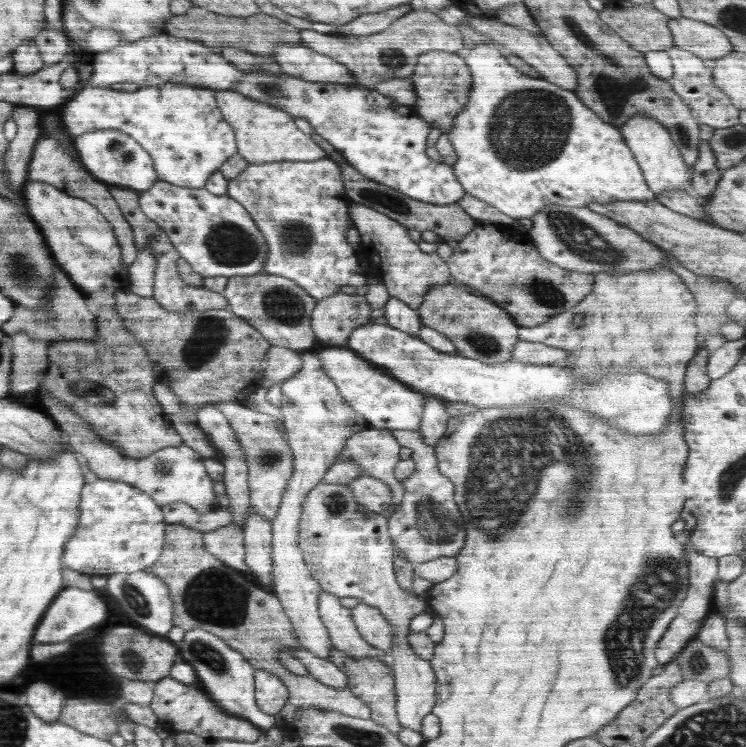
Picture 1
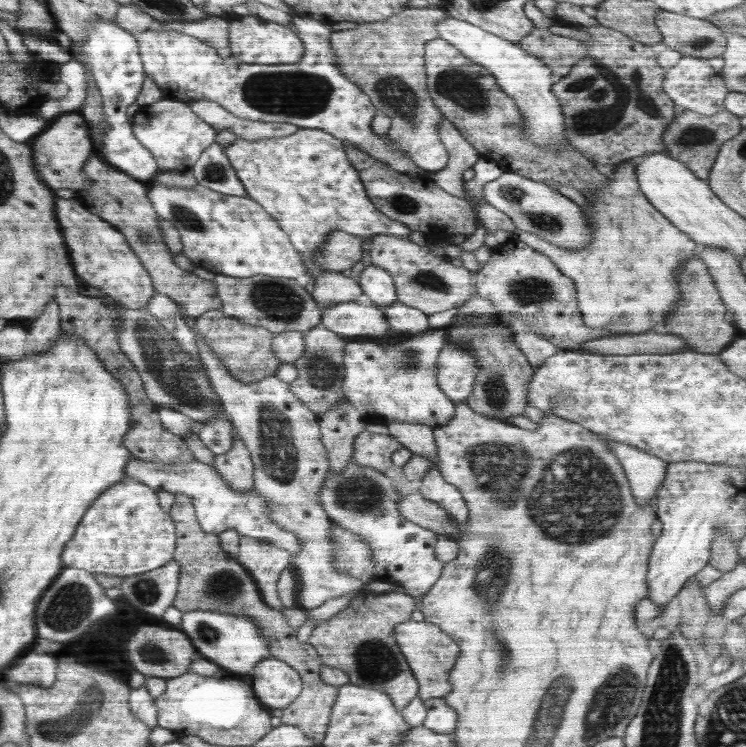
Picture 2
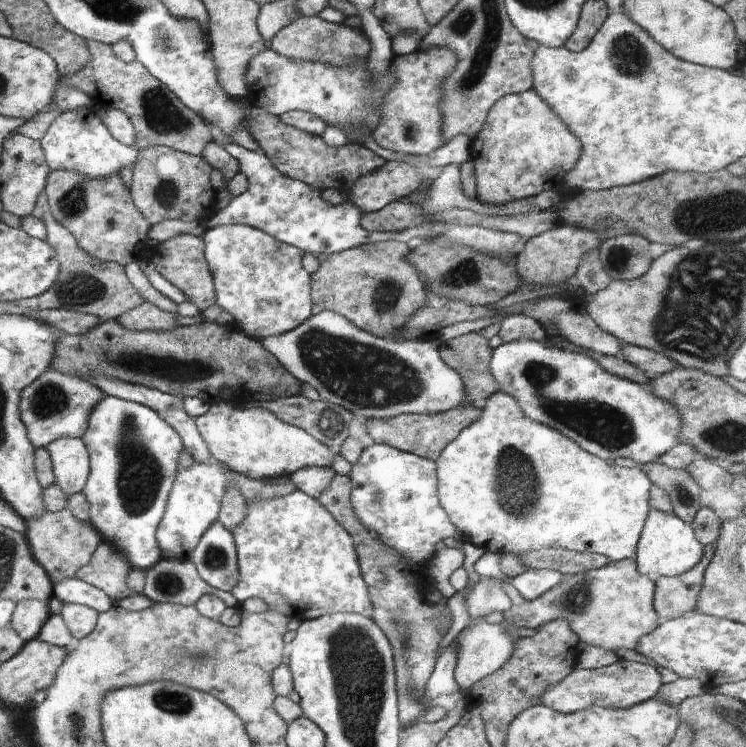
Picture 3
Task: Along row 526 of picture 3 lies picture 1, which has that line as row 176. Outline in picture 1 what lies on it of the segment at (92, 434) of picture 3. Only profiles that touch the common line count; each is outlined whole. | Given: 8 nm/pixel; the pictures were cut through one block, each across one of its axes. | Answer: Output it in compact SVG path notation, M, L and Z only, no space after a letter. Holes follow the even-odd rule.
M114 129L95 130L74 137L72 141L80 164L96 180L102 181L107 186L127 188L140 194L159 180L153 159L125 132Z

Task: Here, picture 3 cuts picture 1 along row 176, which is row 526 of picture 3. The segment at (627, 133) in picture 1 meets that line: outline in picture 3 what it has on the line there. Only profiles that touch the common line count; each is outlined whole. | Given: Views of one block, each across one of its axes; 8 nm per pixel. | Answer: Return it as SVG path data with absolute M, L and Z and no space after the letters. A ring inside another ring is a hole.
M650 508L637 544L634 558L637 562L637 569L640 574L649 576L652 579L659 576L677 577L678 575L684 574L687 570L690 570L693 566L696 566L704 556L705 546L696 538L691 525L674 514L669 515Z

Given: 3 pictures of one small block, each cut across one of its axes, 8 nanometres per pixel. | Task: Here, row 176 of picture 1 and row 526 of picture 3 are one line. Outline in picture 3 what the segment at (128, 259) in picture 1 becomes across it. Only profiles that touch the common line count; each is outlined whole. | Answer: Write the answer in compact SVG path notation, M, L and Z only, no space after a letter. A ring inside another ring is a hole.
M62 509L57 513L46 511L40 518L28 519L25 536L33 557L42 565L53 586L63 578L75 577L80 567L86 566L94 551L102 541L101 534L93 528L89 521L77 519L70 509Z

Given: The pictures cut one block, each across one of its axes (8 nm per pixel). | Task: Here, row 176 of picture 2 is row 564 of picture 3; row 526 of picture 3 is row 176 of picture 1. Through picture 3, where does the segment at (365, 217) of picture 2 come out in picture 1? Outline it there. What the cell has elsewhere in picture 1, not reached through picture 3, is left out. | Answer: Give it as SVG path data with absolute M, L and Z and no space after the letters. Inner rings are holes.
M328 157L320 158L320 160L314 160L312 162L294 162L286 160L266 164L249 164L244 172L241 172L238 176L228 181L227 195L230 198L237 200L250 213L256 226L264 235L264 240L267 244L267 255L263 272L266 274L283 276L284 278L293 280L308 293L308 296L312 296L312 298L317 301L330 298L330 296L334 296L336 293L342 293L338 292L338 289L342 286L347 286L350 291L362 292L367 282L367 277L364 275L365 268L359 266L359 255L351 247L350 243L346 241L346 232L348 228L350 228L351 224L353 224L353 220L349 215L349 204L351 203L351 200L346 194L341 171L342 170L334 163L334 160L330 160Z

